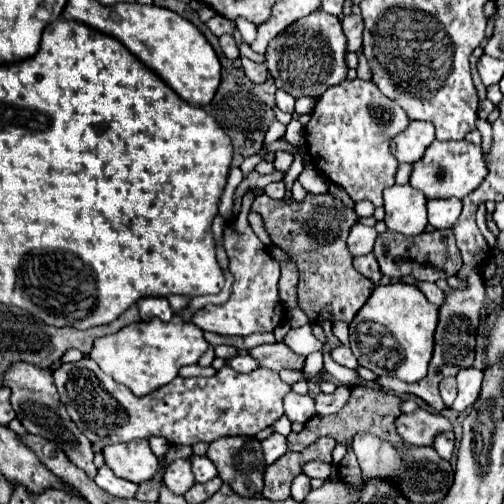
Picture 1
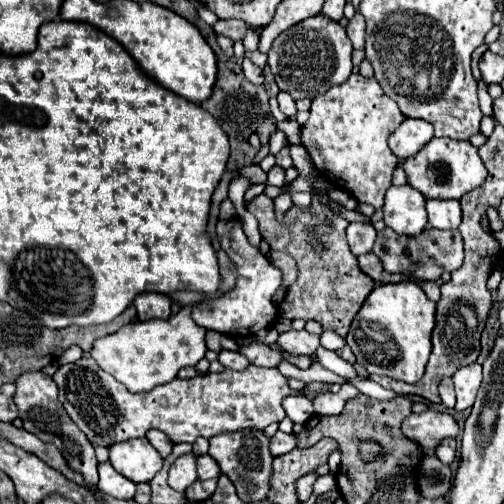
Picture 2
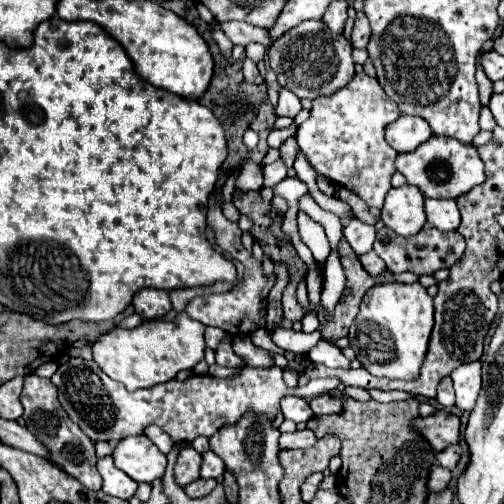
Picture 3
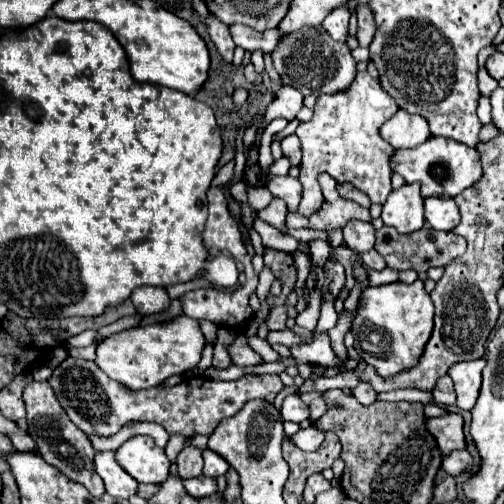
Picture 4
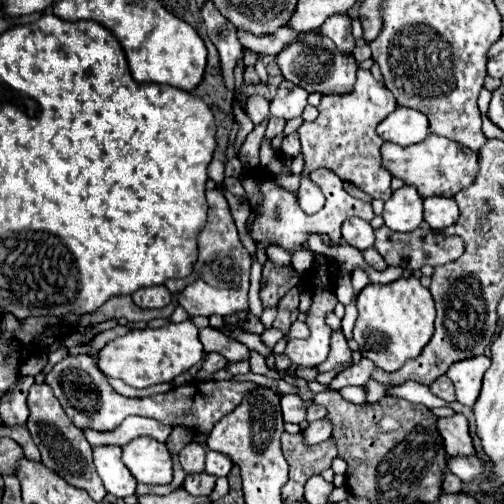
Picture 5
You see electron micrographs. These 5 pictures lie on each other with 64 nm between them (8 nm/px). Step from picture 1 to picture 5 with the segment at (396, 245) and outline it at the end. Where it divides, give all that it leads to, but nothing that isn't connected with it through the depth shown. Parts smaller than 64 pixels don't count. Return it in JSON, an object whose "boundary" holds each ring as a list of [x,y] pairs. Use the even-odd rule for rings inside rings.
{"boundary":[[[420,226],[418,230],[410,234],[400,234],[390,228],[378,228],[376,232],[376,244],[374,248],[382,254],[388,266],[400,266],[400,268],[410,268],[410,270],[420,270],[422,266],[440,266],[446,262],[456,260],[464,252],[464,240],[460,236],[446,236],[446,234],[436,234],[428,226]]]}

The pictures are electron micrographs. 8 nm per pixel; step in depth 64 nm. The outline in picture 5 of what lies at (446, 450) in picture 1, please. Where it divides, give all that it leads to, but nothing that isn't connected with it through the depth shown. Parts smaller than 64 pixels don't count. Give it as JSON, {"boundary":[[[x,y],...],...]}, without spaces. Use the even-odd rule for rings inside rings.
{"boundary":[[[454,456],[448,460],[448,470],[462,482],[472,482],[484,476],[484,466],[478,456]]]}

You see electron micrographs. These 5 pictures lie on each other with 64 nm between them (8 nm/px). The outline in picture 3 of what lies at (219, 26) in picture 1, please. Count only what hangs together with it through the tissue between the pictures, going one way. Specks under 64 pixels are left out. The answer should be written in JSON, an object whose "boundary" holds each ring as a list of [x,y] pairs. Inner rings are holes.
{"boundary":[[[220,22],[220,30],[234,42],[234,44],[250,44],[250,42],[260,42],[262,46],[268,46],[268,30],[256,28],[248,22]]]}

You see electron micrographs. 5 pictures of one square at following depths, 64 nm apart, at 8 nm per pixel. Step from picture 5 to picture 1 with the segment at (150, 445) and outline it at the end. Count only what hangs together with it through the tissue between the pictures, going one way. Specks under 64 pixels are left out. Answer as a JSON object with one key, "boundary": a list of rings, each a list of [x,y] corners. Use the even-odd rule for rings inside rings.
{"boundary":[[[132,440],[128,444],[112,444],[102,448],[106,466],[120,478],[134,484],[146,482],[158,470],[158,458],[152,454],[146,440]]]}

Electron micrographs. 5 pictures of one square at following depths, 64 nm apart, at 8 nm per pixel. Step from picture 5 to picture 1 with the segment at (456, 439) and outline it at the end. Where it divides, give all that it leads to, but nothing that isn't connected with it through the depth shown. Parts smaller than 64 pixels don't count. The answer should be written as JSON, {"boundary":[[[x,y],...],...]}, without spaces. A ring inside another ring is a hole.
{"boundary":[[[414,410],[412,414],[402,414],[396,420],[396,432],[406,444],[414,446],[432,446],[438,432],[452,430],[450,422],[440,414],[430,414],[426,410]]]}

